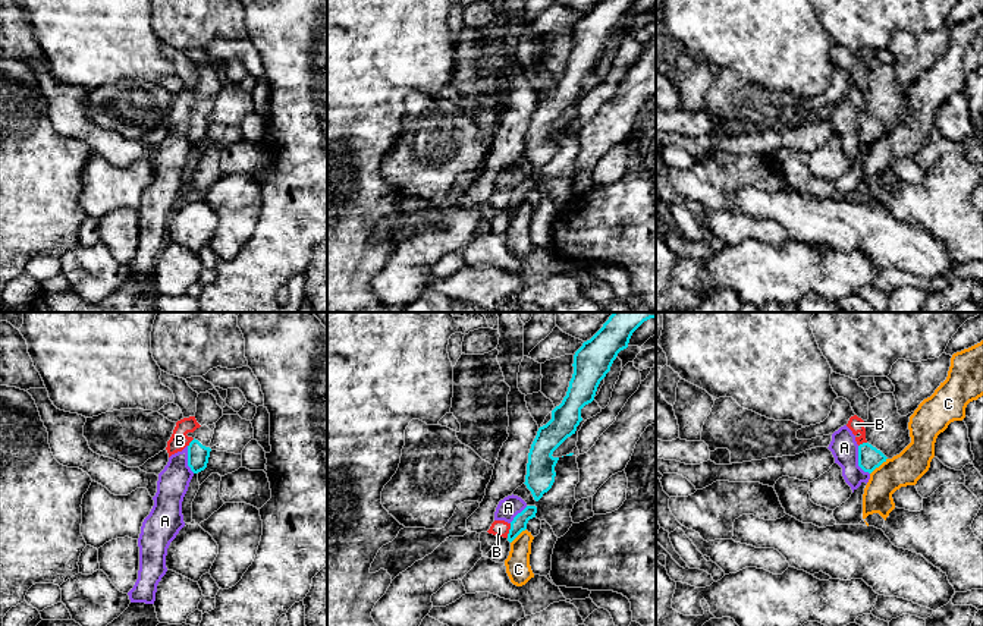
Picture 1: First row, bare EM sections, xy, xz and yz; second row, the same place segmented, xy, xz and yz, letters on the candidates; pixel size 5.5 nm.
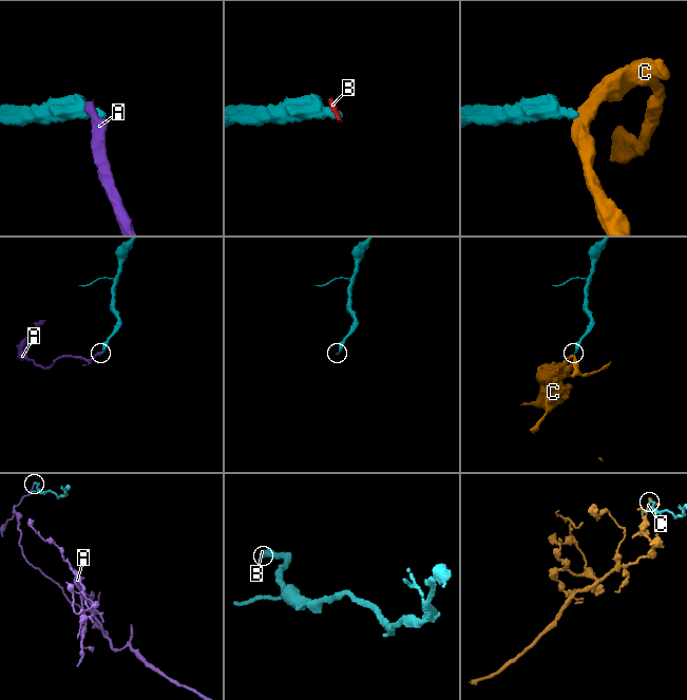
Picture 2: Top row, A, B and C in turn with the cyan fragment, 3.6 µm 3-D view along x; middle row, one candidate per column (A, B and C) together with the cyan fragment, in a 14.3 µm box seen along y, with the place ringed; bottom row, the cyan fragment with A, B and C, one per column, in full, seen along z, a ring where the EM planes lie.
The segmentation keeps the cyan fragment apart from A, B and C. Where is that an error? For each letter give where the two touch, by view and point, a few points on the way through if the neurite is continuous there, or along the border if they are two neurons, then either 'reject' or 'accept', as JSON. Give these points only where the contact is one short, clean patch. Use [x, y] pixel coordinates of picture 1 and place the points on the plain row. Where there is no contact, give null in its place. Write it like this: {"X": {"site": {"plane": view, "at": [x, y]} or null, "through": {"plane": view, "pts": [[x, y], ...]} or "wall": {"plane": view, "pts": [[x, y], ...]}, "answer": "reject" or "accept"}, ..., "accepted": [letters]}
{"A": {"site": {"plane": "yz", "at": [859, 132]}, "wall": {"plane": "yz", "pts": [[857, 118], [857, 135], [869, 145]]}, "answer": "reject"}, "B": {"site": {"plane": "xz", "at": [509, 203]}, "wall": {"plane": "xz", "pts": [[511, 195], [506, 208]]}, "answer": "reject"}, "C": {"site": {"plane": "yz", "at": [878, 138]}, "wall": {"plane": "yz", "pts": [[886, 129], [870, 145]]}, "answer": "reject"}, "accepted": []}

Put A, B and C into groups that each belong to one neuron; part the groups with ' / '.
A B / C

